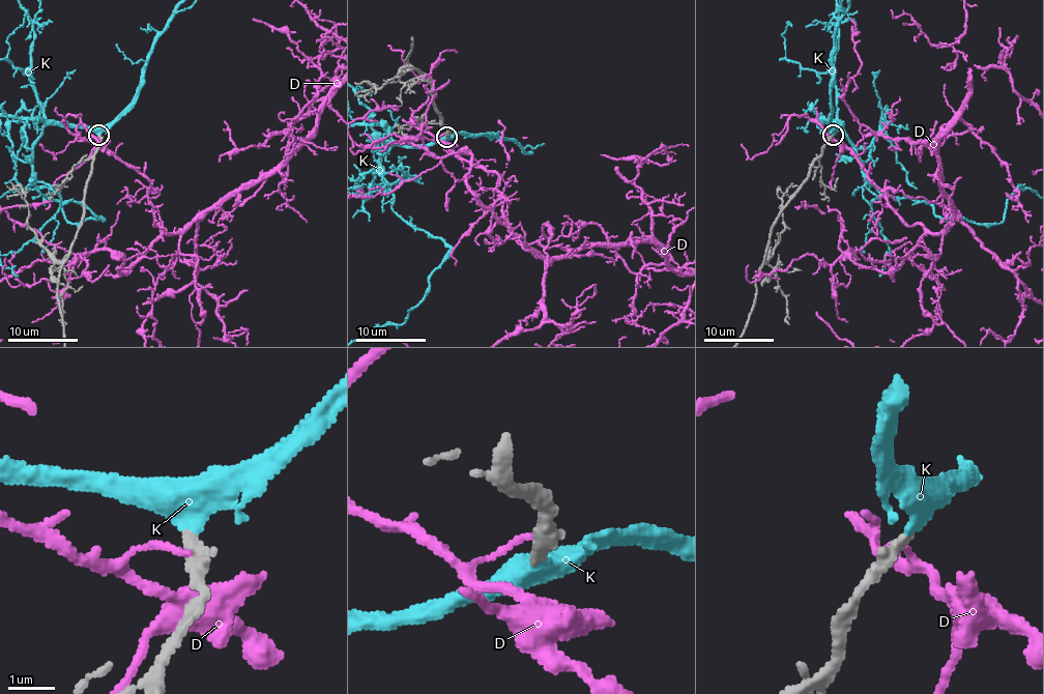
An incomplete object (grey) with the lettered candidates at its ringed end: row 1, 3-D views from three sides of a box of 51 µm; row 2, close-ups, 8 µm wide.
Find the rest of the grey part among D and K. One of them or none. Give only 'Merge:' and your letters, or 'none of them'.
Merge: K

